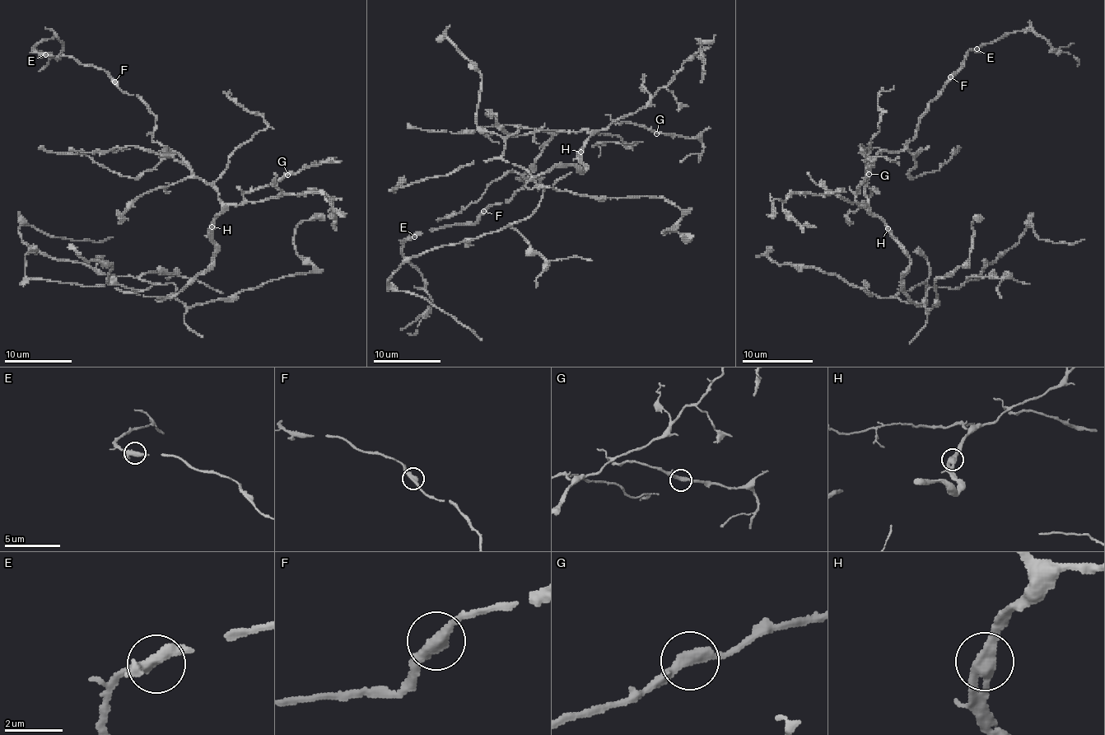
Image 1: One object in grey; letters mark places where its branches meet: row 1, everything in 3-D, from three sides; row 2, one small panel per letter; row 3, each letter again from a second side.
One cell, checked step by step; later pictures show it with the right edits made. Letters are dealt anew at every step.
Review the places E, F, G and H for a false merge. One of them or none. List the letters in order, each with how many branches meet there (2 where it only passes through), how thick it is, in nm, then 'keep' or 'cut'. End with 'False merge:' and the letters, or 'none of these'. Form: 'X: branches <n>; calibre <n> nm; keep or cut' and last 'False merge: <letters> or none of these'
E: branches 2; calibre 400 nm; keep
F: branches 2; calibre 360 nm; keep
G: branches 2; calibre 360 nm; keep
H: branches 2; calibre 360 nm; keep
False merge: none of these

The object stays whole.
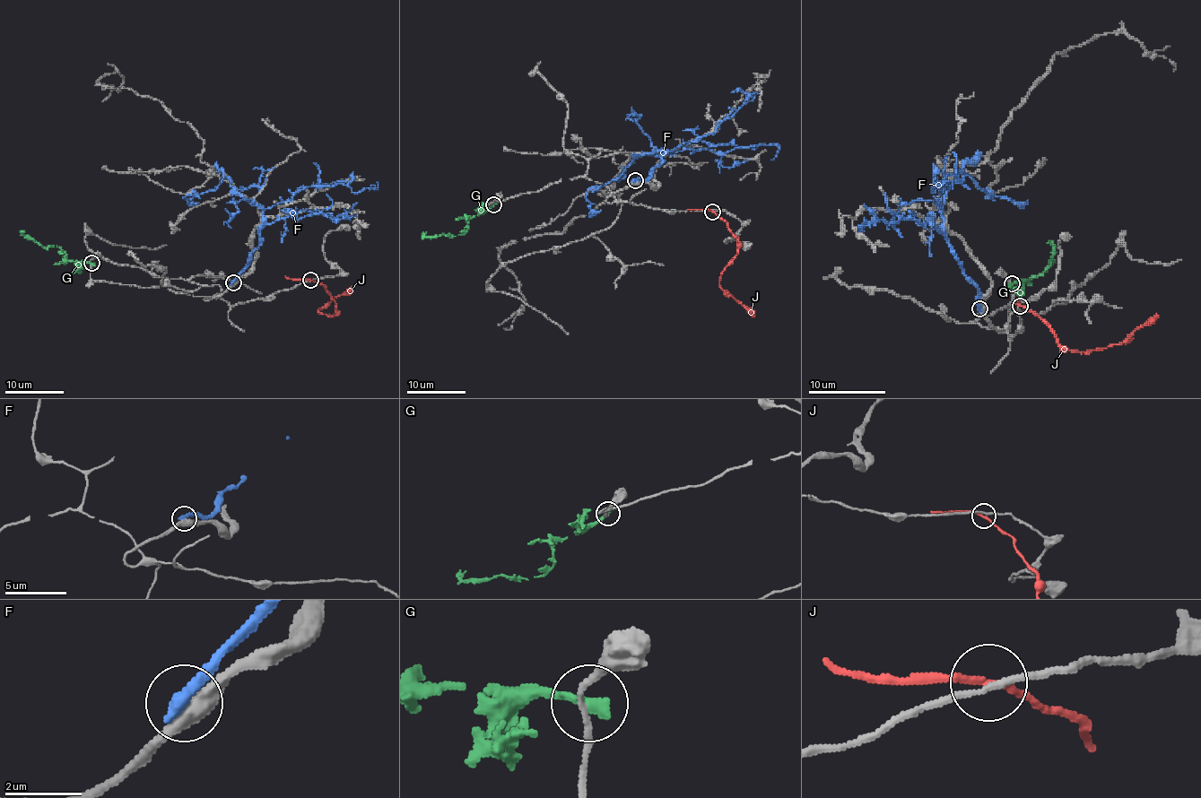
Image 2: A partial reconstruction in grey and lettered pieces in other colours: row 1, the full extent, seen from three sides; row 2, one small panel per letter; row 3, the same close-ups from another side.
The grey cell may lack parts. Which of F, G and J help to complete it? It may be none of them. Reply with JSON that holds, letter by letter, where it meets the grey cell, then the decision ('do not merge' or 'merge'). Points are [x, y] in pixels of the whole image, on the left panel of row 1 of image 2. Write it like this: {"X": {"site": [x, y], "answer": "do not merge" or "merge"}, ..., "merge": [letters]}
{"F": {"site": [233, 282], "answer": "do not merge"}, "G": {"site": [91, 263], "answer": "do not merge"}, "J": {"site": [310, 280], "answer": "merge"}, "merge": ["J"]}

